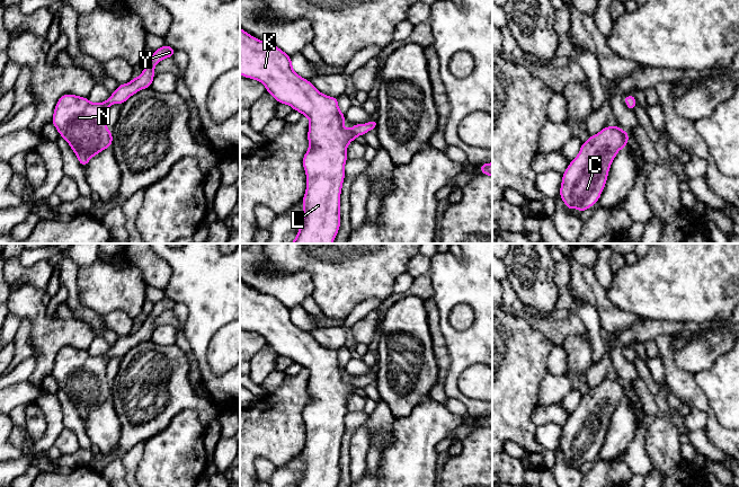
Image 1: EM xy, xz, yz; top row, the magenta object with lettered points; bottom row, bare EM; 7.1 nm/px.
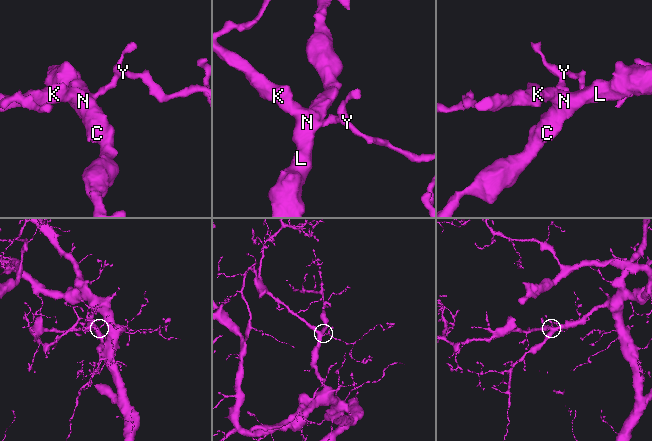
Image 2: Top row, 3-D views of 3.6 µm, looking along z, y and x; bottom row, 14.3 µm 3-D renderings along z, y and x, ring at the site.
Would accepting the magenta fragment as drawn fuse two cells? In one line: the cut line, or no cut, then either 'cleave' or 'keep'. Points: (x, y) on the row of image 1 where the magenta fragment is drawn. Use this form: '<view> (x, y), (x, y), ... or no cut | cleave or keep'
no cut | keep

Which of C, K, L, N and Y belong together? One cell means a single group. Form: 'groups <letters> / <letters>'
groups C K L N Y

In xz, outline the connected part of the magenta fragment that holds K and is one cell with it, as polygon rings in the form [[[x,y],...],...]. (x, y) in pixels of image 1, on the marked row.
[[[240,27],[240,74],[244,78],[255,79],[261,82],[267,92],[269,92],[279,104],[290,105],[294,110],[310,119],[308,141],[309,150],[303,156],[303,167],[306,175],[306,191],[303,203],[303,218],[296,238],[291,244],[332,244],[340,229],[340,194],[345,180],[345,163],[347,161],[347,147],[359,135],[364,135],[371,130],[376,129],[377,119],[355,124],[351,129],[344,127],[346,119],[338,106],[337,97],[326,96],[320,92],[308,79],[300,77],[292,67],[292,59],[279,47],[262,42]]]

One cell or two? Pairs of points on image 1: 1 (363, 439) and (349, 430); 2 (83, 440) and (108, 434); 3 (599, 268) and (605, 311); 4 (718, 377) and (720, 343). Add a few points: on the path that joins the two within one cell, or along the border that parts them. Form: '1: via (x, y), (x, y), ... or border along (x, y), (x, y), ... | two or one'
1: border along (363, 425), (352, 437), (349, 458) | two
2: border along (82, 421), (85, 432), (92, 444) | two
3: border along (593, 271), (605, 290) | two
4: border along (727, 352), (711, 366), (696, 372) | two

